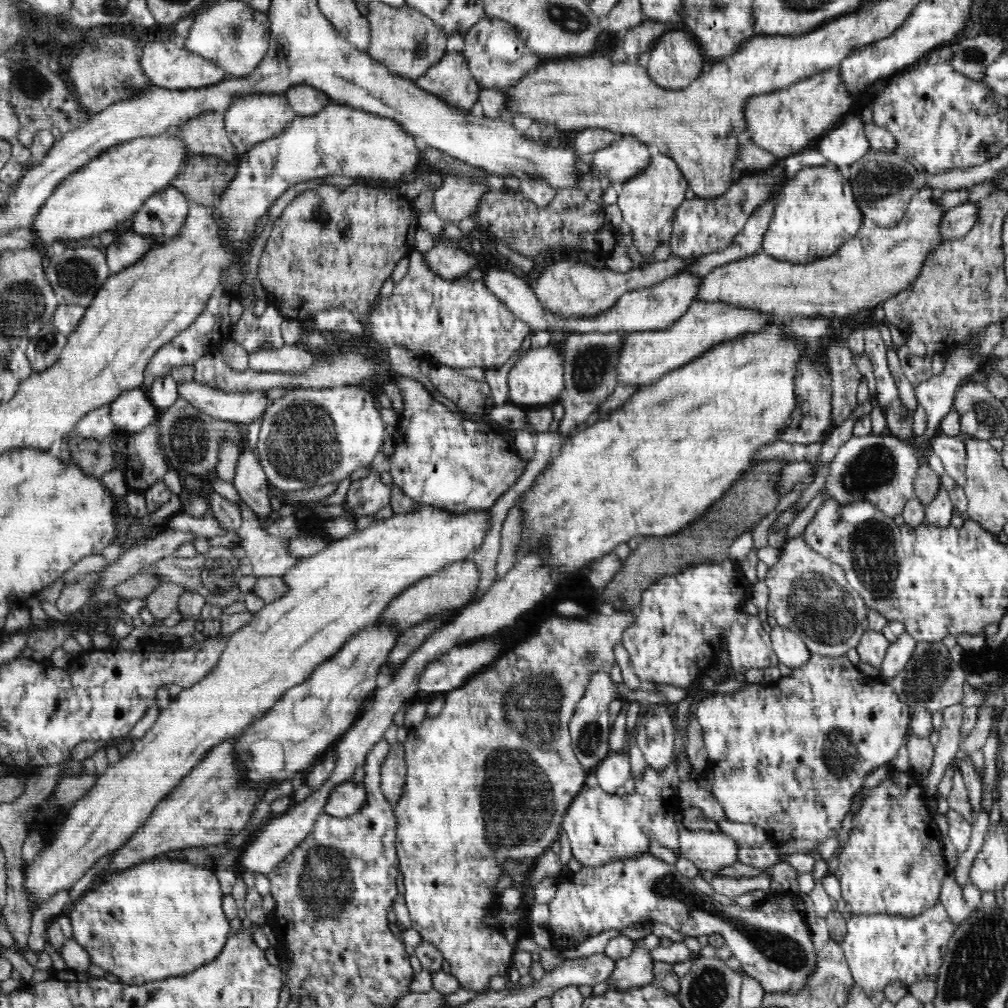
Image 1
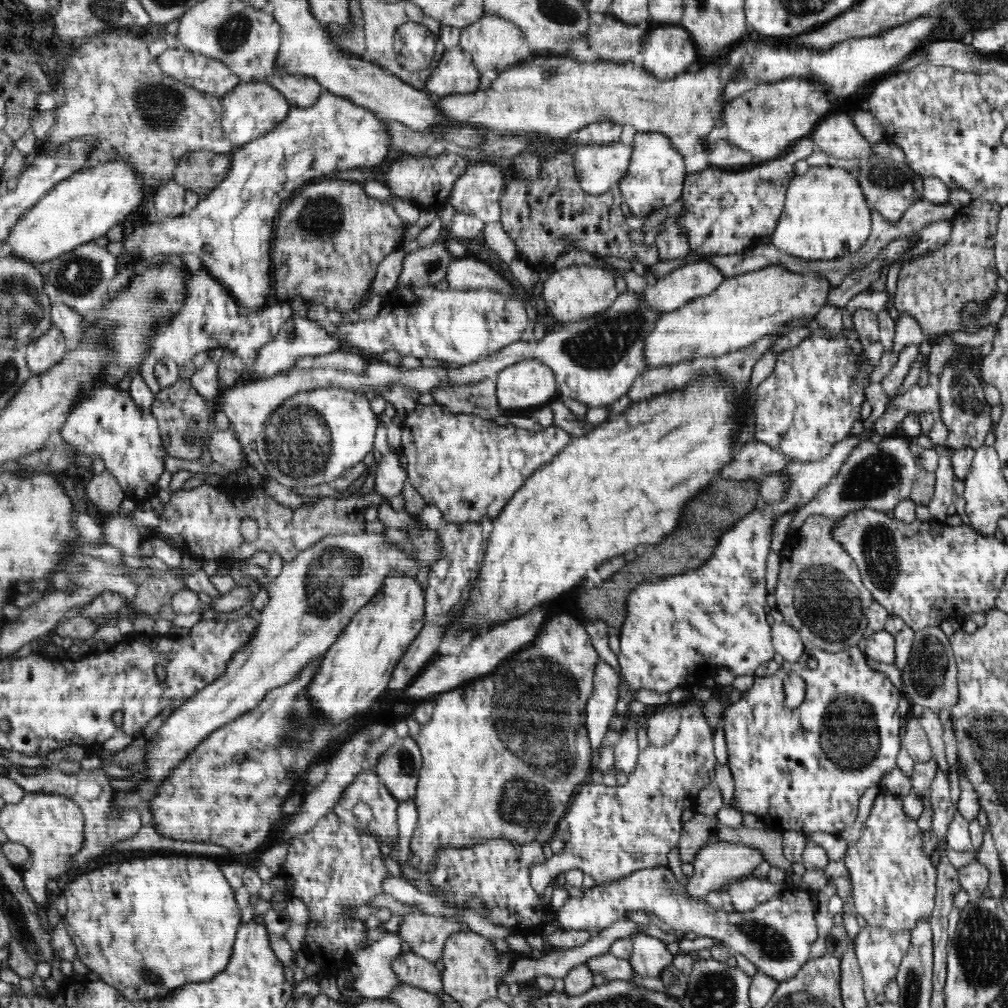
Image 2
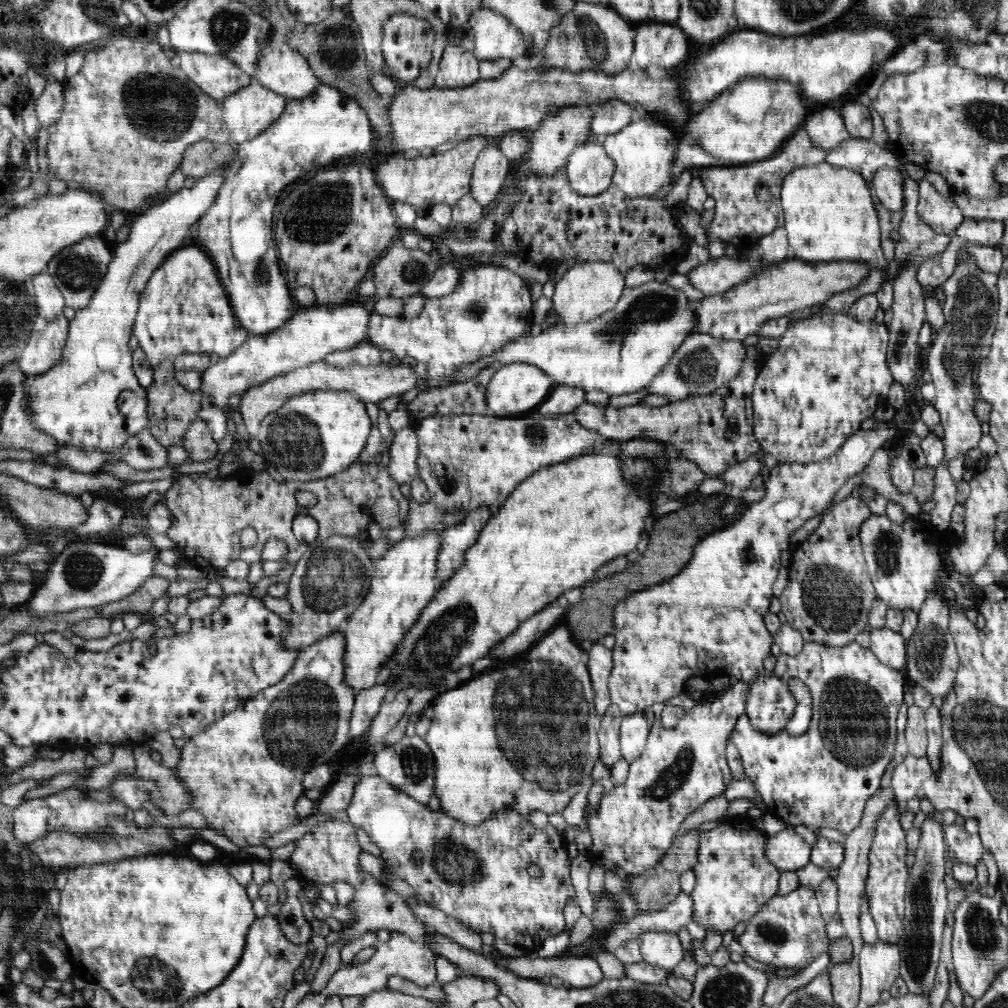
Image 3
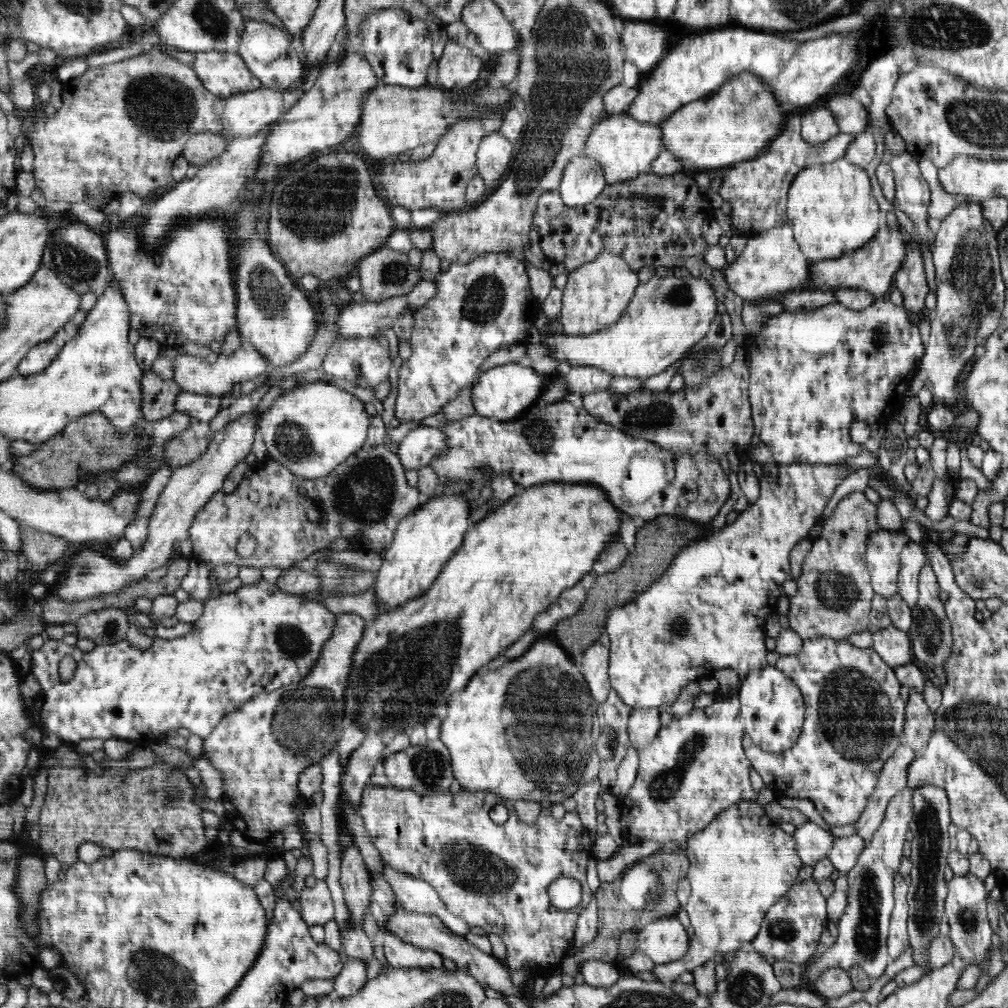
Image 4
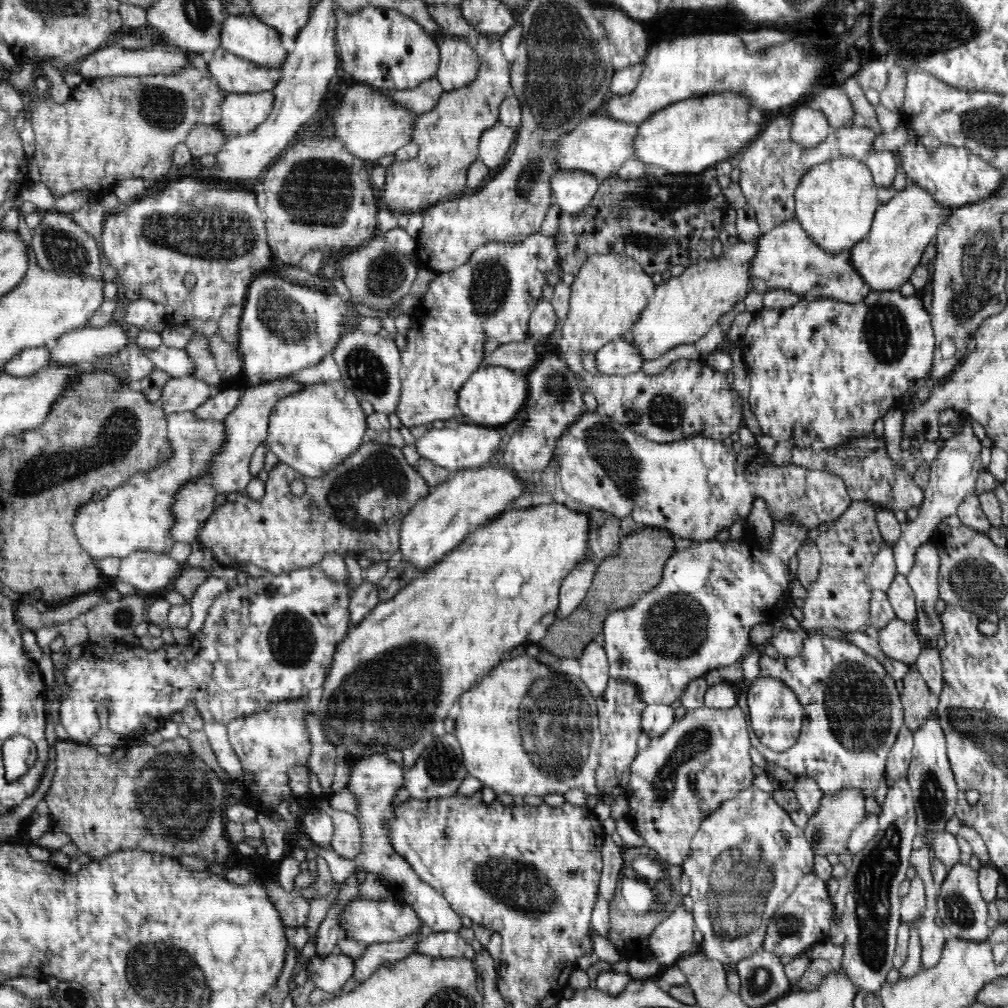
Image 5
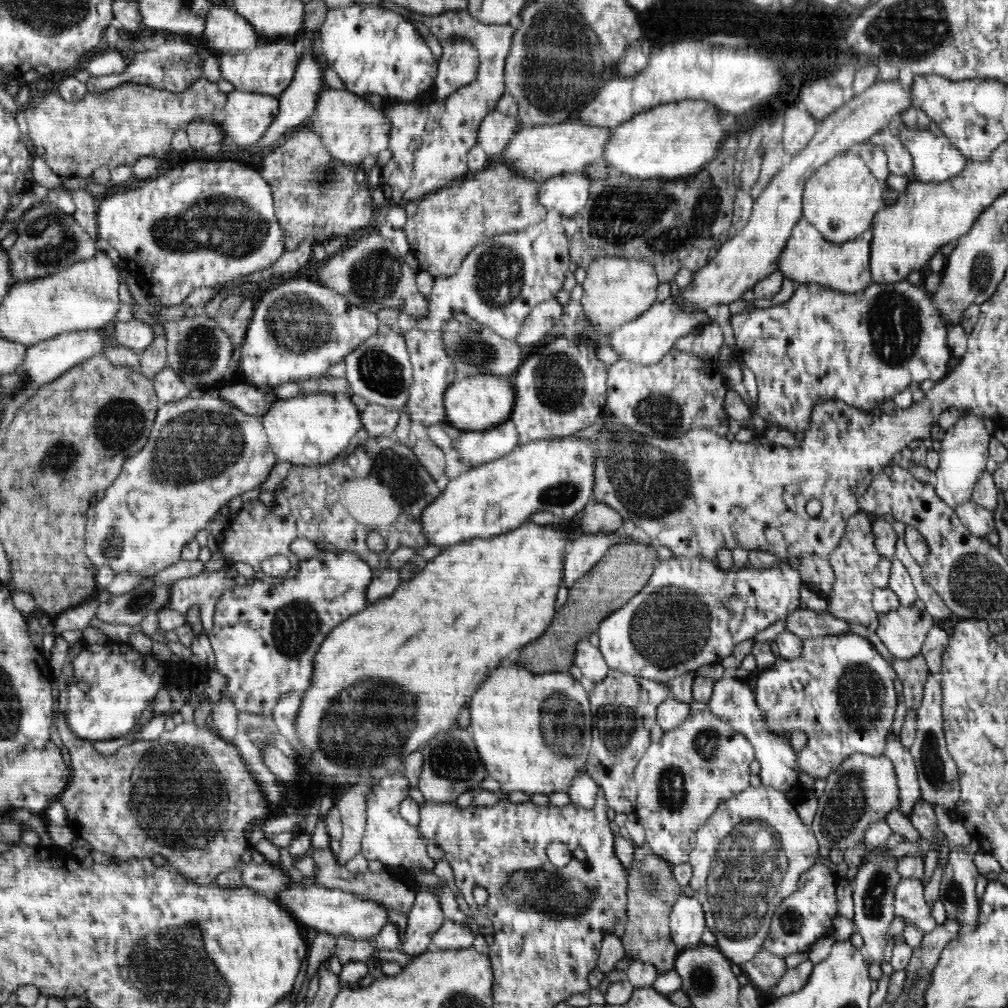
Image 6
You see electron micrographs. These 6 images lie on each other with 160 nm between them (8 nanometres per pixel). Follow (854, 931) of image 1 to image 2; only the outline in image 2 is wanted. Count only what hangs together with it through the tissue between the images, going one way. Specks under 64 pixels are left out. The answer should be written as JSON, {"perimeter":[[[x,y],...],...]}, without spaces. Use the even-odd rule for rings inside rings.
{"perimeter":[[[864,922],[860,927],[862,930],[854,938],[854,955],[861,968],[865,999],[868,1005],[874,1005],[876,996],[882,994],[891,980],[896,980],[899,966],[911,948],[912,934],[909,930],[890,932],[886,927],[873,927]]]}

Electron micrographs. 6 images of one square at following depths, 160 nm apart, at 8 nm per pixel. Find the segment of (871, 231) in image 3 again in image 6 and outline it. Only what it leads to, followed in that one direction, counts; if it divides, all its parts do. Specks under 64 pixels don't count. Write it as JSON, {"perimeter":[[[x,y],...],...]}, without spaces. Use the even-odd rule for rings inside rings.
{"perimeter":[[[851,150],[836,155],[828,163],[819,166],[805,182],[802,206],[803,216],[816,228],[828,241],[834,244],[856,240],[863,232],[866,232],[872,224],[873,216],[882,207],[882,194],[884,194],[885,182],[879,181],[867,167],[858,151]]]}

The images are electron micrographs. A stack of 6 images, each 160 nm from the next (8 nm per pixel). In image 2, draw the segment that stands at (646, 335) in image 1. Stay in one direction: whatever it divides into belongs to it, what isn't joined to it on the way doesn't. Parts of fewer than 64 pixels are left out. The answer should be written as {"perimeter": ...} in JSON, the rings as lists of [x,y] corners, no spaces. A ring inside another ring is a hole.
{"perimeter":[[[766,266],[760,270],[725,278],[712,294],[691,300],[674,312],[664,313],[664,316],[656,321],[656,326],[652,328],[644,344],[644,359],[648,363],[648,369],[691,362],[700,358],[718,359],[744,349],[758,339],[773,335],[779,326],[785,325],[786,321],[814,317],[827,304],[827,294],[832,287],[834,286],[831,286],[826,278],[804,276],[798,272],[790,272],[783,266]]]}

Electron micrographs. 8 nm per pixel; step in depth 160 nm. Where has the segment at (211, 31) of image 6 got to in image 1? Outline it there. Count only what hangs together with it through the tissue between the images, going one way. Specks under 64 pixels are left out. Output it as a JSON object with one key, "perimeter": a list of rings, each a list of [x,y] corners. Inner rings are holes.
{"perimeter":[[[305,84],[288,88],[285,95],[295,114],[302,117],[318,115],[332,101],[326,93]]]}

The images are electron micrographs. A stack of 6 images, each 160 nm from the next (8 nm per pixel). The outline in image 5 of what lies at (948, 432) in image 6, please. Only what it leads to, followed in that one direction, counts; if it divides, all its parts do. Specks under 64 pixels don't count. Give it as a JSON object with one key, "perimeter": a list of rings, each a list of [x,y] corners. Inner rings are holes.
{"perimeter":[[[963,422],[962,430],[945,440],[936,459],[926,465],[930,473],[928,486],[923,490],[923,503],[916,518],[901,525],[899,541],[893,546],[898,573],[908,576],[916,562],[916,550],[929,542],[934,528],[938,528],[944,518],[957,513],[958,505],[966,496],[973,494],[977,476],[982,472],[982,447],[982,441],[974,435],[972,425]]]}

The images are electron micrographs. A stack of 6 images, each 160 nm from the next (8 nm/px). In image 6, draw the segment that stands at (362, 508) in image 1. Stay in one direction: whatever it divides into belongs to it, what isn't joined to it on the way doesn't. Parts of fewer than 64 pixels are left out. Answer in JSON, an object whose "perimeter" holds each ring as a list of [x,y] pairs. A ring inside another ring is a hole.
{"perimeter":[[[511,419],[506,420],[498,426],[483,431],[461,431],[458,439],[452,439],[453,447],[460,463],[465,461],[471,467],[477,467],[483,463],[490,463],[498,458],[503,458],[513,452],[519,444],[518,431]]]}

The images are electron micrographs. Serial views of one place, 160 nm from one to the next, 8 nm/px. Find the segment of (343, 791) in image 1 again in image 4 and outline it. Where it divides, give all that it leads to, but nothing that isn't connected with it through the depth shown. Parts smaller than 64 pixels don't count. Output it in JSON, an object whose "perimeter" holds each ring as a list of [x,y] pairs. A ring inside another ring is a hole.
{"perimeter":[[[376,783],[368,784],[362,791],[362,806],[360,806],[360,815],[362,816],[366,831],[370,834],[372,843],[376,846],[376,849],[380,852],[381,858],[392,867],[392,869],[402,873],[404,875],[410,875],[412,877],[424,880],[424,882],[430,884],[430,886],[436,889],[442,902],[446,905],[446,908],[452,911],[456,916],[464,919],[470,927],[480,926],[484,928],[487,933],[496,934],[502,938],[504,945],[506,945],[507,957],[504,962],[506,969],[510,971],[510,975],[514,971],[522,968],[523,964],[531,966],[533,976],[539,974],[547,974],[548,978],[555,974],[558,964],[562,964],[566,960],[566,956],[572,946],[574,947],[574,935],[576,930],[576,920],[578,914],[582,912],[582,908],[586,908],[590,902],[592,891],[587,884],[588,874],[588,860],[590,858],[595,859],[594,846],[591,846],[588,829],[582,825],[580,815],[578,812],[567,813],[558,822],[552,817],[550,808],[542,808],[537,822],[532,825],[528,825],[526,820],[522,820],[517,816],[513,802],[503,797],[492,795],[491,792],[470,792],[469,790],[460,789],[457,793],[444,793],[444,795],[431,795],[431,796],[419,796],[414,791],[403,791],[394,788],[392,785],[386,785],[384,787],[377,785]],[[496,805],[504,805],[508,809],[508,819],[504,824],[495,824],[490,818],[490,810]],[[561,877],[572,878],[576,880],[582,889],[582,898],[580,902],[574,907],[569,909],[560,909],[550,904],[550,897],[547,893],[547,888]]]}

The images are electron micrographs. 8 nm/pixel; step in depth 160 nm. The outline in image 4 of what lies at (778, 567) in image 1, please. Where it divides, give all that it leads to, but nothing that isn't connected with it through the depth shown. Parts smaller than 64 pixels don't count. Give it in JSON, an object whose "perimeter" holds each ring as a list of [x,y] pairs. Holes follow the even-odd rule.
{"perimeter":[[[863,492],[846,494],[837,504],[832,515],[825,519],[822,532],[812,541],[812,548],[805,556],[800,576],[797,578],[797,592],[790,597],[790,609],[787,613],[789,626],[803,640],[828,637],[845,640],[854,632],[864,632],[870,622],[871,603],[875,590],[871,585],[871,576],[867,569],[865,554],[868,535],[881,526],[878,522],[877,506],[868,501]]]}

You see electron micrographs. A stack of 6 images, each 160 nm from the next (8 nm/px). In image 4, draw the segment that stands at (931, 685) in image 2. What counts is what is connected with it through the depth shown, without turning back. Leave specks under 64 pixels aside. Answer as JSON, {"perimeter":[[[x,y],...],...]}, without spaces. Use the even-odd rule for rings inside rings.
{"perimeter":[[[926,561],[920,569],[918,588],[919,600],[917,606],[912,610],[913,621],[907,633],[911,640],[914,663],[922,669],[928,668],[931,671],[940,666],[944,667],[946,660],[950,658],[953,634],[950,621],[946,616],[945,605],[940,600],[941,588],[930,561]]]}

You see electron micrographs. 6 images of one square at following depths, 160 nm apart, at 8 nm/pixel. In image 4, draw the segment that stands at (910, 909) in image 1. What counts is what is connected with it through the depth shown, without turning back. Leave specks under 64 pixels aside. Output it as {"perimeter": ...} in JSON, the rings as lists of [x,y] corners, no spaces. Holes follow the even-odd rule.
{"perimeter":[[[896,874],[894,878],[894,898],[895,905],[890,917],[888,936],[888,953],[891,961],[896,960],[908,945],[907,918],[909,915],[909,906],[907,903],[906,882],[902,874]]]}

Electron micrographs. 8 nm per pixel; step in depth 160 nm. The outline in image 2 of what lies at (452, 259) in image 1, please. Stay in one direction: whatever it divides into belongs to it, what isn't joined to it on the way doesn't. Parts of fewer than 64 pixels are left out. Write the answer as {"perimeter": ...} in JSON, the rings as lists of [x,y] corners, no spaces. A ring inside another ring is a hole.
{"perimeter":[[[444,239],[420,247],[415,252],[404,256],[397,285],[414,285],[420,288],[436,285],[446,277],[448,264],[452,258],[444,245]]]}

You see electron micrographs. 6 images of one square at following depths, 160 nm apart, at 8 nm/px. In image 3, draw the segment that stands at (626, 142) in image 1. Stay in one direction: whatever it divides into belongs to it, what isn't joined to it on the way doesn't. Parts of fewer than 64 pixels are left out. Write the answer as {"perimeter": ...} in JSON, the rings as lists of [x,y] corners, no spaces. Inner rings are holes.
{"perimeter":[[[592,140],[575,146],[569,154],[566,177],[580,196],[598,196],[612,184],[615,166],[602,142]]]}

